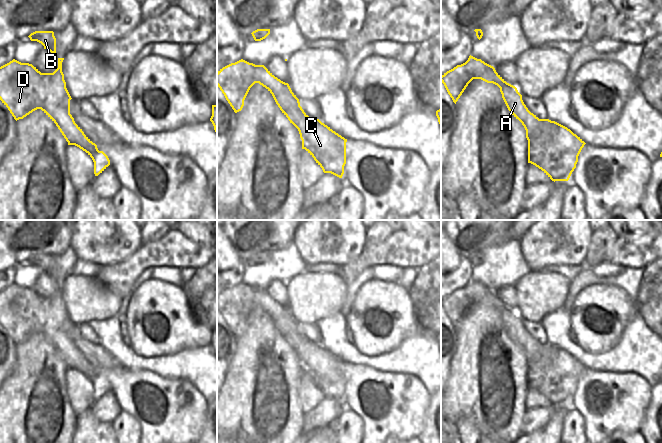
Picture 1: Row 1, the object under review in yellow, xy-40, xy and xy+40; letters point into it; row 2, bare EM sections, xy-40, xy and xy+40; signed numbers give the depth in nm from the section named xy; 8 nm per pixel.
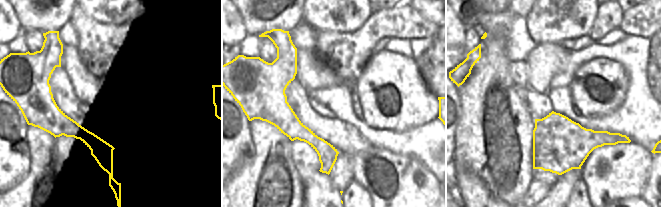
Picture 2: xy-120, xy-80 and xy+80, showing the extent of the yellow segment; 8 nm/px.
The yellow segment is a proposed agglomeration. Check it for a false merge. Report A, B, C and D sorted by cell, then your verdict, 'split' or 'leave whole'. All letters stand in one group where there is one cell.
A B D / C | split

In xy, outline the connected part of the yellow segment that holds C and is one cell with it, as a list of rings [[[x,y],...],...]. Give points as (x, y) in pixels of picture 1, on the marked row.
[[[300,119],[296,122],[302,149],[305,149],[322,168],[339,178],[344,174],[347,139],[319,121]]]

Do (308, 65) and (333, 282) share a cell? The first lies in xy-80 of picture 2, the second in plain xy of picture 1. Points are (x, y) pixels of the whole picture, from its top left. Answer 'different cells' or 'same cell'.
same cell

